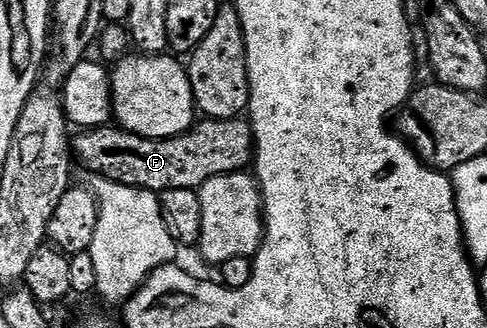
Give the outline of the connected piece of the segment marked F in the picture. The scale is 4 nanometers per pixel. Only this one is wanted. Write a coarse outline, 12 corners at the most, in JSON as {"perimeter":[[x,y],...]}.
{"perimeter":[[207,118],[175,138],[115,124],[73,158],[131,190],[198,191],[252,165],[250,121]]}

